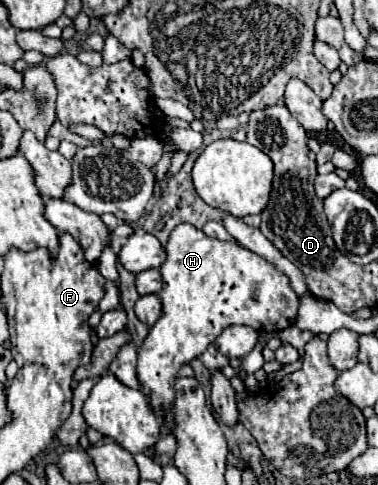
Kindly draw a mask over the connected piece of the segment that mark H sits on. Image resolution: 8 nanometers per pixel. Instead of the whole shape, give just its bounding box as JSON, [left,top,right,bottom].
[137,224,299,434]

